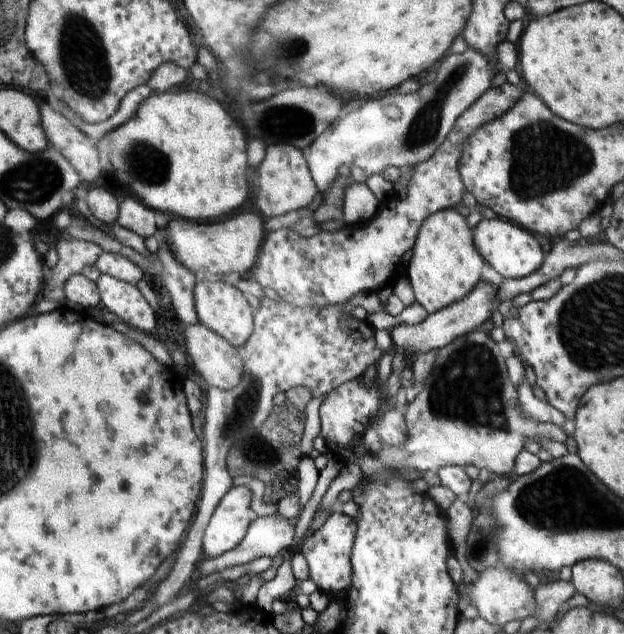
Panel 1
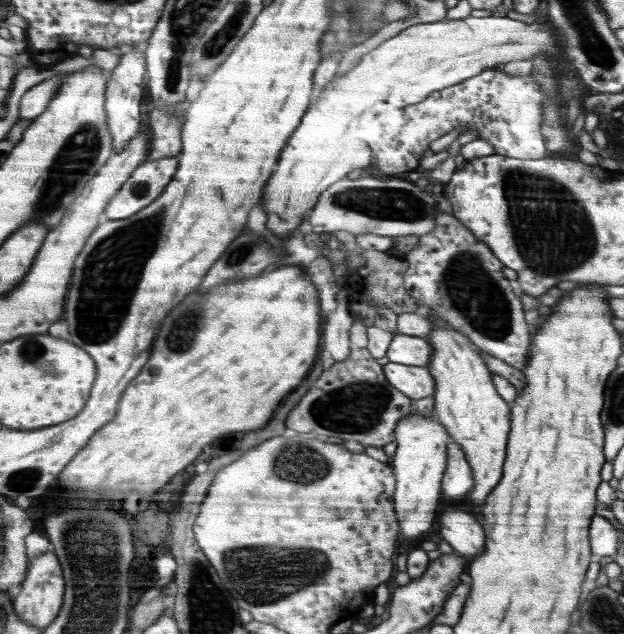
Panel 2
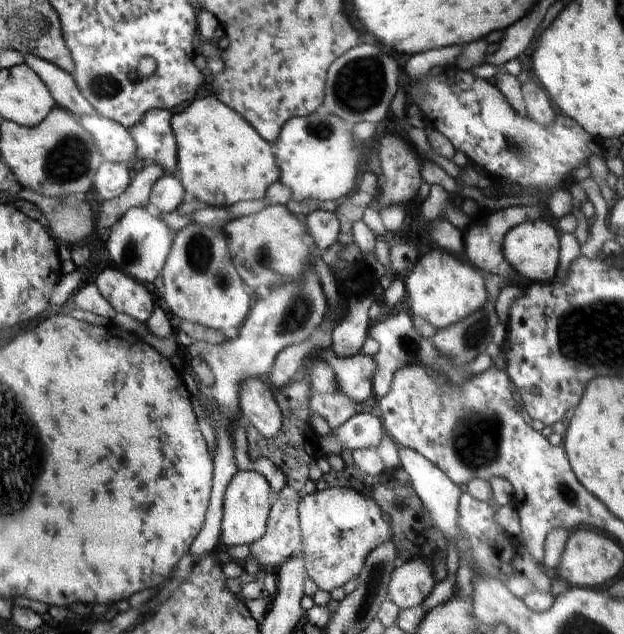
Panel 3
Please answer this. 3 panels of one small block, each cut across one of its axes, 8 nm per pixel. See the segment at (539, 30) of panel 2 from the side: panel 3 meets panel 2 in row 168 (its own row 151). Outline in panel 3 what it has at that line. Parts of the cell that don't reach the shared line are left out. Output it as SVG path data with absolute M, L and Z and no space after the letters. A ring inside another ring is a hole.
M324 105L318 106L316 112L305 117L294 117L288 120L281 128L278 140L274 142L276 164L279 166L279 180L290 188L291 199L304 200L304 198L318 198L318 200L340 201L348 193L353 191L355 184L360 178L361 172L365 168L366 153L361 150L360 155L356 153L356 148L352 142L350 132L345 132L342 122L338 117L328 114Z

